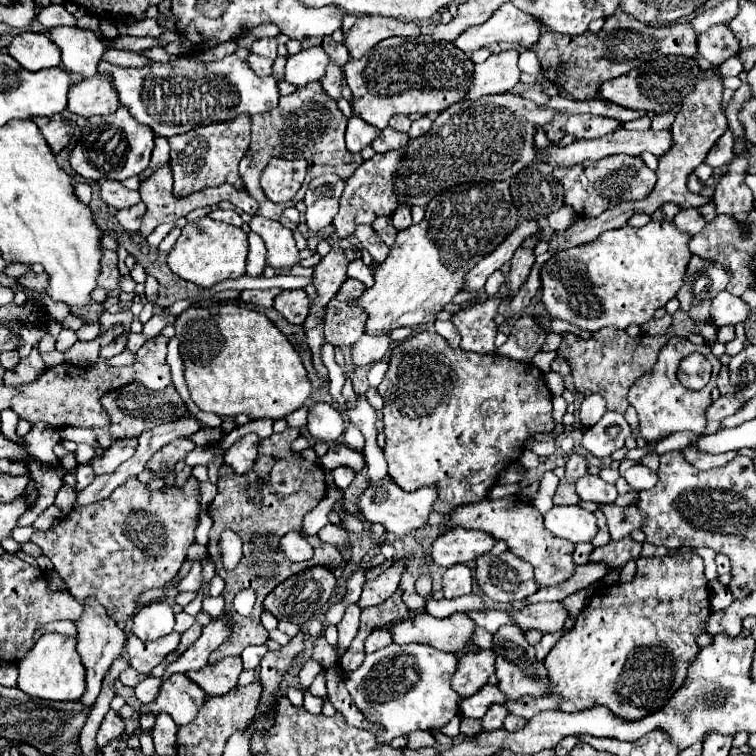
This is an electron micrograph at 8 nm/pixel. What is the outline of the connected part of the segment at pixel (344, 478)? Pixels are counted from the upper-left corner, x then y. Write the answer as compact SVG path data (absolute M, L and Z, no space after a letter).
M337 467L337 469L331 471L331 477L333 477L333 483L335 483L339 489L345 491L345 489L351 485L355 473L353 473L353 469L349 469L349 467Z

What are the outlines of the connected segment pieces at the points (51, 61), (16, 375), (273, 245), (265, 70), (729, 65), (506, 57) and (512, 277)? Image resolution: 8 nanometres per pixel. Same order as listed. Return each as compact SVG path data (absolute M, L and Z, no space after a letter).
M23 31L13 37L9 55L13 55L15 61L29 71L57 67L61 63L61 49L47 35L33 31Z
M37 343L27 359L21 359L13 369L9 369L9 371L5 373L5 383L9 383L9 385L31 383L31 381L37 379L43 371L45 371L45 363L43 363L43 359L41 359L41 355L39 355Z
M255 215L249 223L251 231L261 235L267 247L267 265L271 267L293 267L299 263L297 259L297 247L291 229L283 227L279 221L265 219L261 215Z
M249 55L247 63L251 65L251 69L259 75L259 77L267 77L273 73L273 59L267 59L267 57L261 57L261 55Z
M733 57L733 59L727 59L721 67L719 67L719 73L723 77L731 77L731 75L739 75L743 71L743 65L739 61L739 57Z
M509 49L499 55L491 55L487 61L475 65L473 81L469 83L469 93L465 99L475 101L483 95L509 93L519 81L517 59L519 53L515 49Z
M533 235L533 237L529 237L519 249L517 249L517 253L513 255L513 259L511 259L511 271L509 271L509 281L507 281L507 297L511 299L519 289L521 289L521 285L527 281L527 277L529 277L529 271L531 271L531 267L533 267L533 261L535 261L535 257L533 257L533 245L537 243L537 235Z

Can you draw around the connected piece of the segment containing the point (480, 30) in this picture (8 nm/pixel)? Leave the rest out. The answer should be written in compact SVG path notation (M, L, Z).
M505 3L497 13L493 13L493 17L489 17L489 21L479 27L469 27L453 43L465 53L491 43L509 43L519 51L527 51L539 41L539 27L541 23L535 17L523 13L511 3Z

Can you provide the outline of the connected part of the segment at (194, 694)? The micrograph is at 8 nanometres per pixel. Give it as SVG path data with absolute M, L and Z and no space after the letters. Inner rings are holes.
M171 675L169 681L161 685L157 699L149 705L141 705L141 713L167 713L181 727L195 719L205 699L205 691L201 691L199 685L193 685L193 681L187 679L187 675Z

